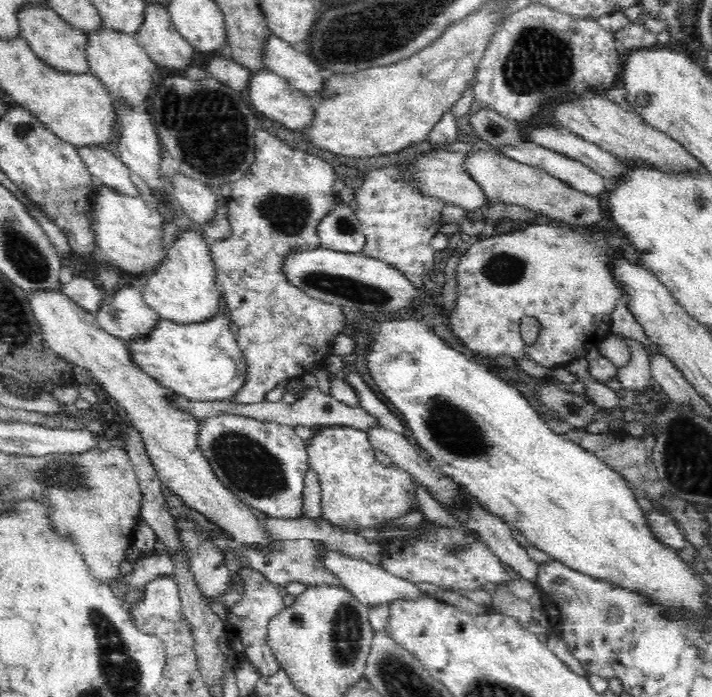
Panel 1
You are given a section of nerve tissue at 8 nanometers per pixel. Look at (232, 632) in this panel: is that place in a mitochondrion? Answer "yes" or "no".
no

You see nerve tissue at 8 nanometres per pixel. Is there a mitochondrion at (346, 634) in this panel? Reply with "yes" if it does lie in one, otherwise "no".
yes

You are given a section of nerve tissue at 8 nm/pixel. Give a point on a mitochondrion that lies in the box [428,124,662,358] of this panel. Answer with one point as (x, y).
(503, 269)

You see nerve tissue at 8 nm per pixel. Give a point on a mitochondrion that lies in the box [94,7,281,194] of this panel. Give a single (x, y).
(210, 147)

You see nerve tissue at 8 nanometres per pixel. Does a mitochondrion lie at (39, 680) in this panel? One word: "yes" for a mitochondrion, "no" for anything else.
no

